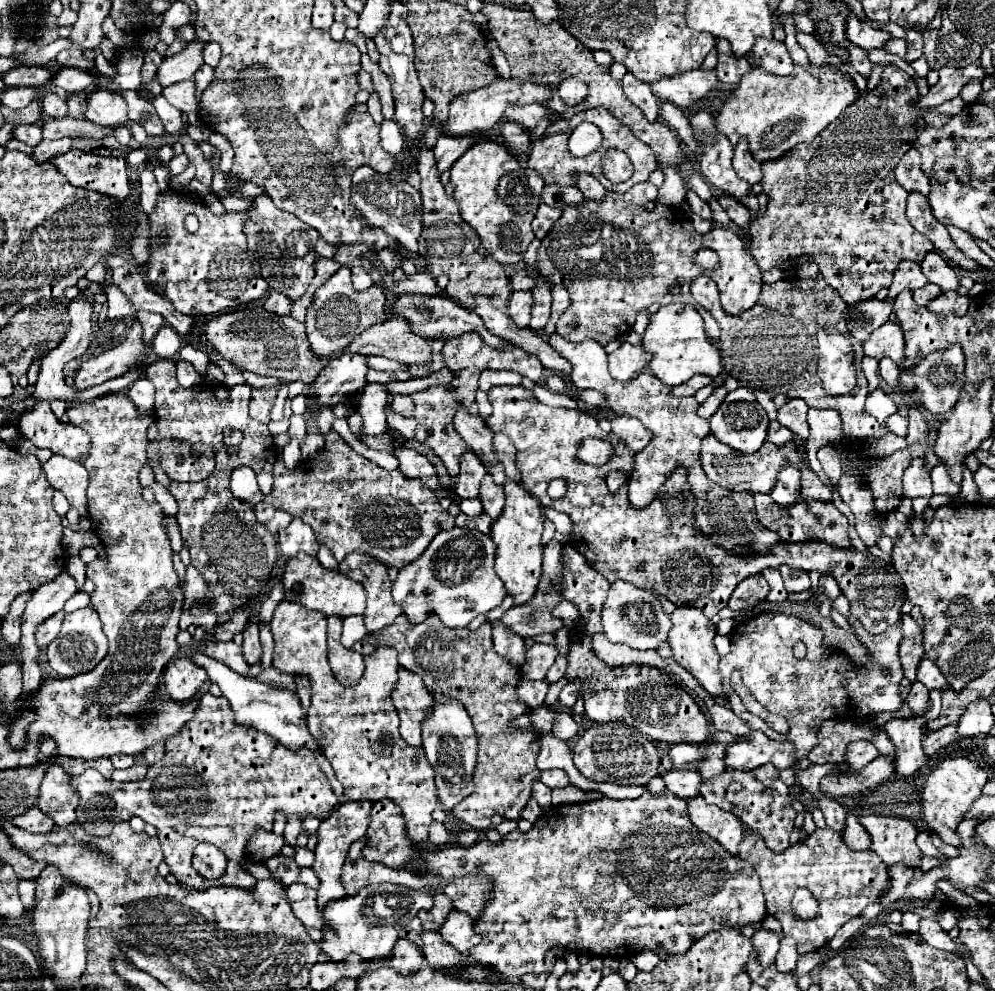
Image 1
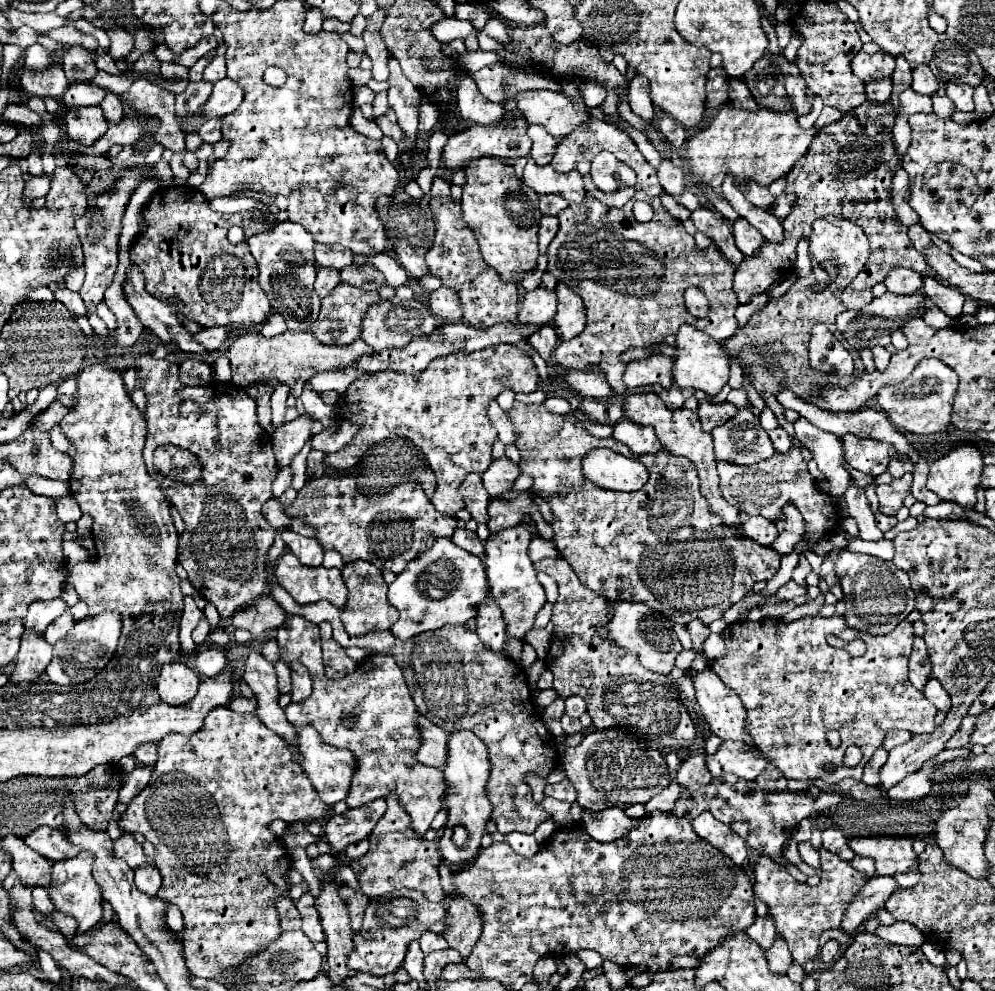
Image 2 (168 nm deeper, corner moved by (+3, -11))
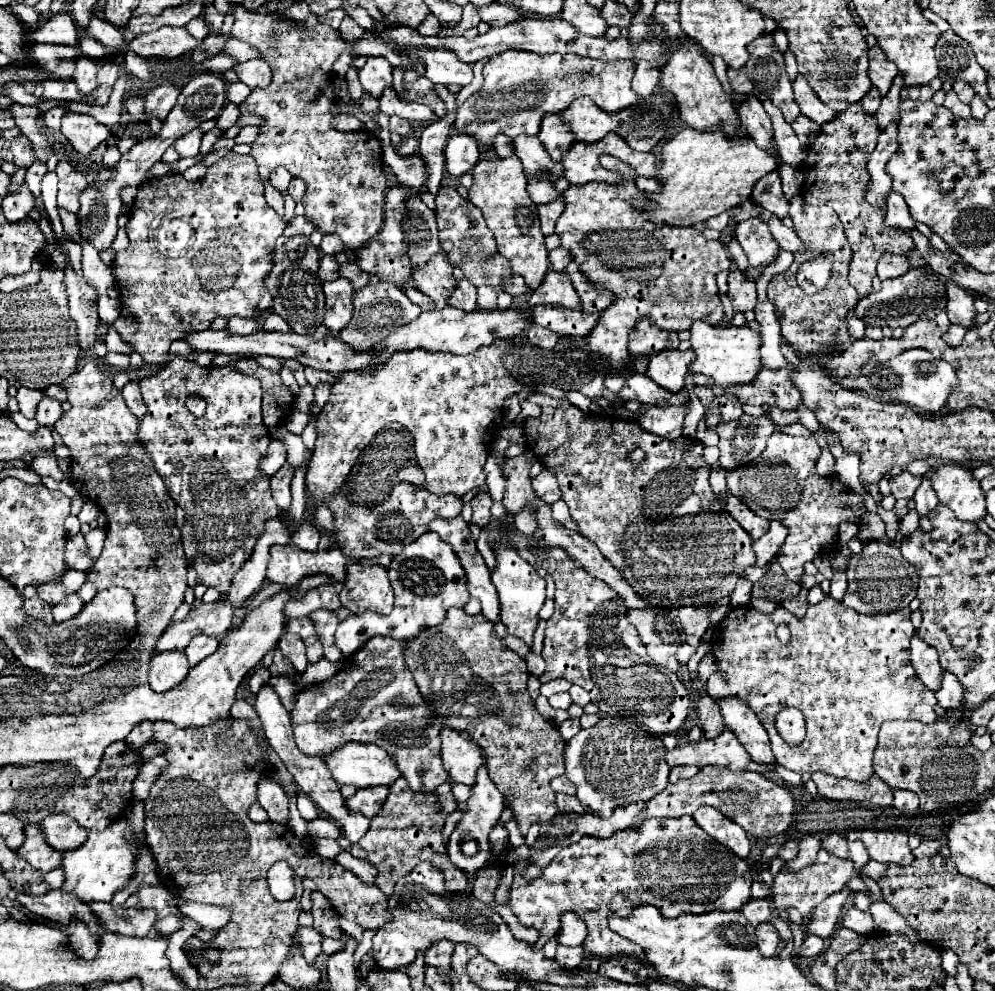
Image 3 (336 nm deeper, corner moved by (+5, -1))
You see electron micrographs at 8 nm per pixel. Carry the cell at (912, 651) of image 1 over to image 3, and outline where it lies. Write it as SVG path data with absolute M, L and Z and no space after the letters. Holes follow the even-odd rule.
M917 634L911 640L911 664L917 672L917 676L929 686L933 692L941 688L941 678L943 678L943 668L939 664L937 652L925 644Z

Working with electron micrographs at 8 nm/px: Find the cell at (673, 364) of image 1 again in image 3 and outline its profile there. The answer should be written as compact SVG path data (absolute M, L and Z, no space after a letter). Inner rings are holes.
M693 322L691 326L691 344L695 352L695 362L691 364L691 372L699 372L705 376L711 376L721 388L727 388L729 384L749 384L755 380L755 376L761 372L761 338L755 330L741 326L711 326L707 322Z

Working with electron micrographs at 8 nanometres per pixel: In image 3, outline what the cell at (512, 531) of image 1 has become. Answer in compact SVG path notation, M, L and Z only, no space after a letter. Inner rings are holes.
M499 546L495 550L495 558L497 558L497 568L491 574L491 582L495 584L497 594L499 594L501 622L505 624L505 628L511 636L521 638L531 648L533 646L533 632L539 622L537 614L545 602L545 580L511 546Z

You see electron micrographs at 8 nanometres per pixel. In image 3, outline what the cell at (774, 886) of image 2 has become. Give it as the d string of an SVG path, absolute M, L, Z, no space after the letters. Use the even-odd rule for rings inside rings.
M819 850L815 864L803 868L801 872L795 872L795 874L779 872L775 876L775 884L771 888L773 904L777 910L797 908L803 914L803 918L811 918L811 912L817 908L817 904L821 904L821 900L825 900L829 894L835 894L837 890L841 890L855 872L857 870L853 870L853 862L845 862L825 850Z

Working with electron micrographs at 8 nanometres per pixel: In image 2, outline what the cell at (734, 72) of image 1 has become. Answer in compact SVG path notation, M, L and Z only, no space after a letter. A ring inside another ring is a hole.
M729 78L729 100L739 108L747 108L747 110L757 108L755 98L751 96L747 84L741 78Z

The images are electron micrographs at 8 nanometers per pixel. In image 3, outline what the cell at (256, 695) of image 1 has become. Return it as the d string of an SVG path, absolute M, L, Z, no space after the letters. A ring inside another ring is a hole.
M345 744L327 758L327 766L341 786L391 786L401 776L393 756L373 744Z

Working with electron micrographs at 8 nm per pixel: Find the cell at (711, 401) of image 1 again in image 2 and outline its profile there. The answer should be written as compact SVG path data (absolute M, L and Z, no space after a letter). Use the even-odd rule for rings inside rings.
M699 400L699 420L705 432L711 432L715 426L727 422L731 416L735 416L737 406L733 406L731 402L723 402L723 404L709 404L705 400Z

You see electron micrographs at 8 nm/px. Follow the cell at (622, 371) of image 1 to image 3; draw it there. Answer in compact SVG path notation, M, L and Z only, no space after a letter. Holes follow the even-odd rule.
M661 350L649 360L647 376L655 380L661 388L669 392L679 392L685 388L685 376L689 374L689 364L695 354L691 350Z

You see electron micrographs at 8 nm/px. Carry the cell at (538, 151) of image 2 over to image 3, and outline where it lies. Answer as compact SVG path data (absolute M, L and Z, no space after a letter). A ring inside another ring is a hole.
M547 114L543 118L539 138L541 138L541 144L545 146L545 150L549 152L549 156L553 158L553 162L559 162L561 154L577 142L569 124L559 114Z

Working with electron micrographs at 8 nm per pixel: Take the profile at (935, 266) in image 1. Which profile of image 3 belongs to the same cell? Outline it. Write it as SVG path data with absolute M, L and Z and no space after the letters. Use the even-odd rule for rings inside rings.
M947 286L947 316L951 324L967 330L975 328L975 294L959 286Z

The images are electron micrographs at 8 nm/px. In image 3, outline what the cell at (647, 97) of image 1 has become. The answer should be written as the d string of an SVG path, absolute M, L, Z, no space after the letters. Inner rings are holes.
M637 62L637 70L633 76L633 90L641 98L647 98L659 86L659 78L661 72L657 66L653 66L653 62Z

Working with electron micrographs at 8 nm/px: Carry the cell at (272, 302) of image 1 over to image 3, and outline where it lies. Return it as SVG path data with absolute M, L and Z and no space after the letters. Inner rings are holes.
M271 312L271 314L267 314L267 318L263 320L263 330L267 330L267 332L289 332L291 328L289 328L289 324L287 324L279 314Z

